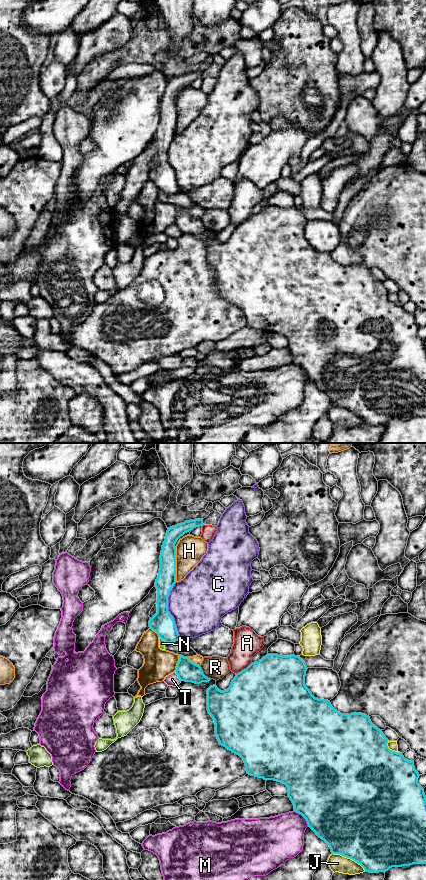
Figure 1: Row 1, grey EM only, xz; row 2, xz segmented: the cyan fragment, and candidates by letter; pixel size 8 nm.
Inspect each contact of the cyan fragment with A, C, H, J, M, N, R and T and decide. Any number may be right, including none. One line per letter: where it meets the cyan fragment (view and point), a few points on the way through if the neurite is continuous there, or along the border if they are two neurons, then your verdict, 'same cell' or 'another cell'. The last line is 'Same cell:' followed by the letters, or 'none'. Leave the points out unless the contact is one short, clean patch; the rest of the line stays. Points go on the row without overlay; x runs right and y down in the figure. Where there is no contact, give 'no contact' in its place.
A: contact xz (244, 221); another cell
C: contact xz (167, 162); another cell
H: contact xz (175, 117); another cell
J: contact xz (349, 409); another cell
M: contact xz (303, 368); another cell
N: contact xz (163, 191); border xz (159, 188), (166, 194); another cell
R: contact xz (202, 225); border xz (199, 218), (202, 224), (210, 231); another cell
T: contact xz (178, 228); another cell
Same cell: none

